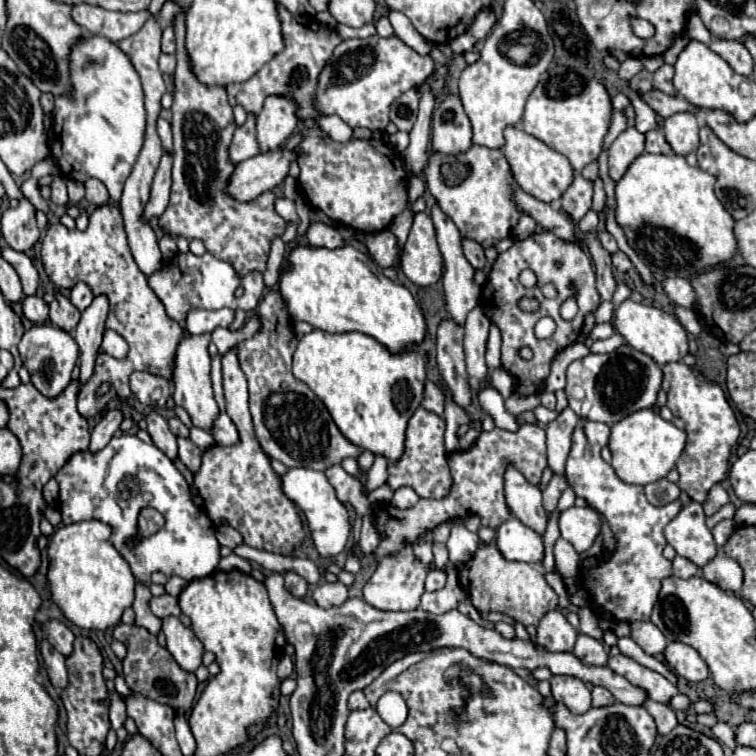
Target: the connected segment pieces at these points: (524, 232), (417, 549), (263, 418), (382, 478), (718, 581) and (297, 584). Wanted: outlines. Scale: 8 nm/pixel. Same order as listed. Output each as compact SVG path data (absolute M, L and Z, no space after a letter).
M522 214L520 216L520 220L518 220L518 224L514 226L514 230L512 230L512 240L514 242L522 242L522 240L526 240L526 238L530 238L534 232L536 232L536 222L528 216L528 214Z
M430 531L426 533L426 536L422 536L422 538L414 544L414 556L416 556L422 564L426 564L426 566L430 566L430 564L432 564L433 538L434 531Z
M268 290L258 306L258 314L262 328L250 340L238 344L238 358L248 378L250 414L262 450L288 468L304 466L326 470L328 466L340 464L344 458L358 458L362 448L352 444L338 430L322 400L292 374L292 354L298 346L298 338L290 328L290 314L286 314L286 304L278 290Z
M378 455L375 458L375 462L370 468L368 473L368 480L366 484L366 490L364 490L365 495L368 495L372 490L383 485L387 480L387 466L388 460L384 456Z
M718 554L702 568L702 576L726 592L738 592L742 588L742 568L732 558Z
M286 572L284 578L286 578L286 588L288 588L294 596L302 598L302 596L306 594L308 584L306 584L306 580L304 580L302 576L298 576L298 574L294 574L294 572Z

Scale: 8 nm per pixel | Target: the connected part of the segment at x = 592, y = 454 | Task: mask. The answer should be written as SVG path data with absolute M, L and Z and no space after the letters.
M580 420L574 430L572 450L566 462L566 478L576 496L586 498L588 506L606 516L616 540L614 552L604 556L602 564L580 568L578 580L586 582L578 582L578 586L586 592L592 608L598 610L598 614L606 614L622 622L650 620L652 606L658 600L662 578L672 576L672 564L662 556L662 550L666 546L664 528L672 518L678 516L678 512L682 510L682 502L678 498L676 502L668 502L664 506L652 506L646 500L644 486L622 482L616 476L614 468L606 464L600 456L602 446L608 444L608 436L610 428L606 424Z

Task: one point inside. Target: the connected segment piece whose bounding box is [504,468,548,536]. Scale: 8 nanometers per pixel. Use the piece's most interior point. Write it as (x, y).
(525, 501)

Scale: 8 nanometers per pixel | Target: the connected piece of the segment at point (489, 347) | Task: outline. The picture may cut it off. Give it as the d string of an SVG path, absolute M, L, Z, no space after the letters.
M492 324L490 336L488 336L488 344L486 344L486 364L489 371L501 367L500 330L496 328L496 324Z

